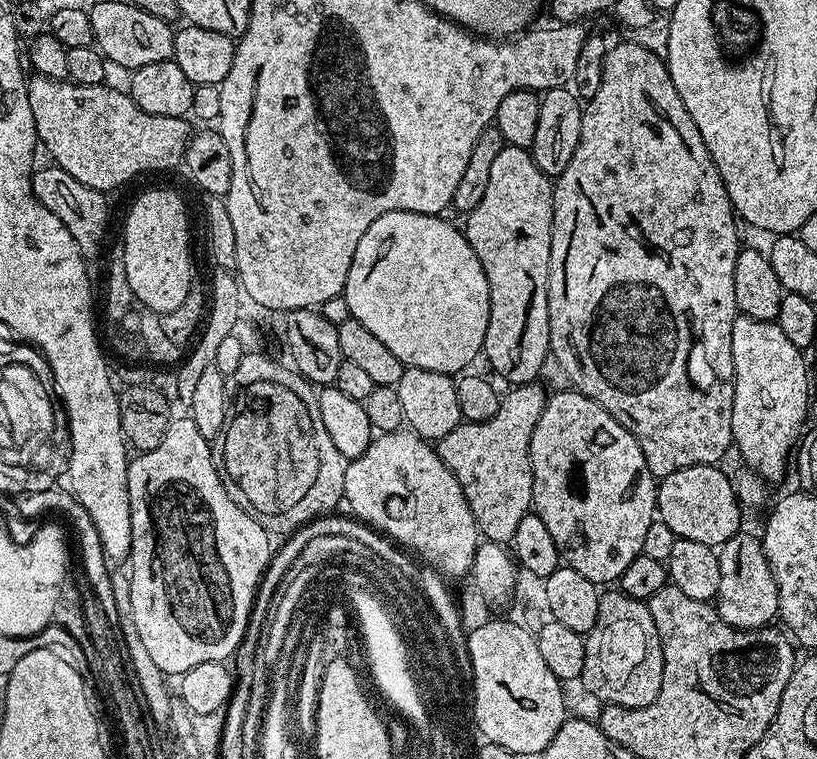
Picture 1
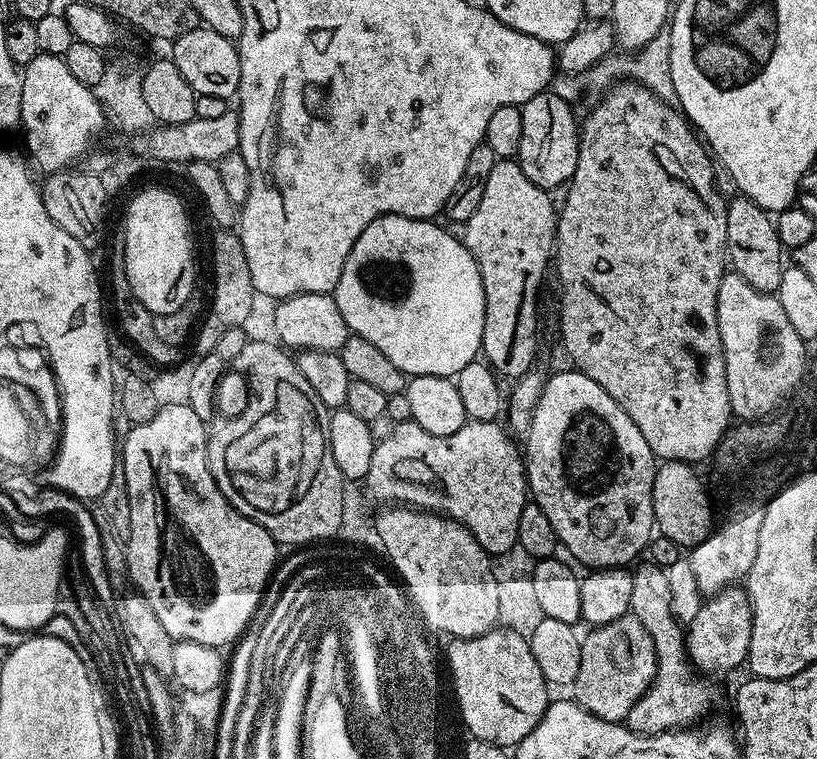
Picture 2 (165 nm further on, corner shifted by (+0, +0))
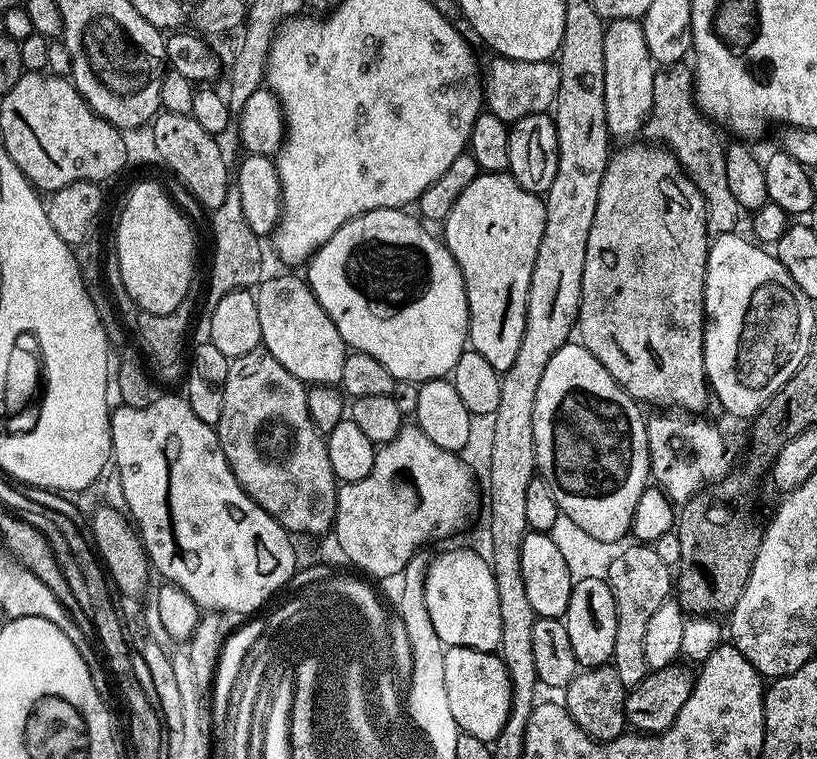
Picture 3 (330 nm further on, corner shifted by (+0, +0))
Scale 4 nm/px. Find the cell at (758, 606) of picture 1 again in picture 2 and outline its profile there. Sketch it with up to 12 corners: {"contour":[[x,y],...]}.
{"contour":[[743,587],[705,599],[686,626],[691,667],[708,678],[748,659]]}

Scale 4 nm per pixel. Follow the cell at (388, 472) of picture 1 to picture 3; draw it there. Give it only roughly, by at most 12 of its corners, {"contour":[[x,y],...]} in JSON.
{"contour":[[433,555],[426,610],[449,648],[496,652],[502,614],[492,565]]}

